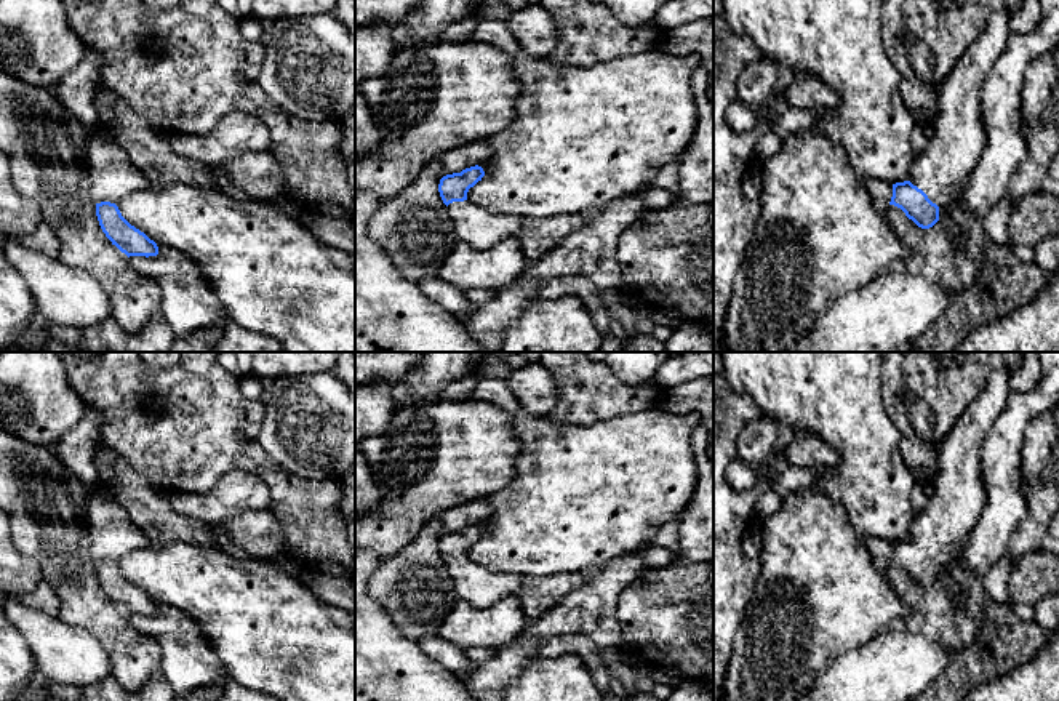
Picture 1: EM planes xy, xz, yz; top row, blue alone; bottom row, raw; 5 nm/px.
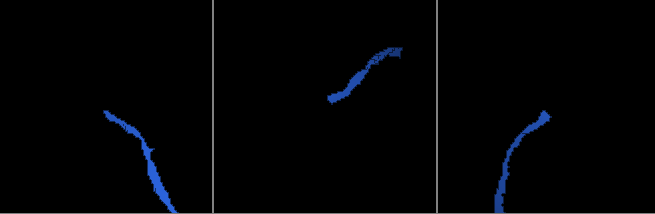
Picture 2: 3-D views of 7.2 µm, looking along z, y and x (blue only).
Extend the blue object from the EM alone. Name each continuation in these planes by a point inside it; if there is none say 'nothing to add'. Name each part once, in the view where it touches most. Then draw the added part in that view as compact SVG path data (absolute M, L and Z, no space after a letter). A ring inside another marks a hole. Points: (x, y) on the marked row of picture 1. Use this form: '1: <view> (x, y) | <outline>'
1: yz (951, 156) | M993 13L982 34L934 86L934 134L910 166L910 182L939 208L947 206L971 176L984 147L981 99L985 78L1009 42L1009 13Z

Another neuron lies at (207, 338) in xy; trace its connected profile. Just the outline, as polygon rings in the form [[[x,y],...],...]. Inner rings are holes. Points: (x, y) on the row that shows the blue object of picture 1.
[[[224,323],[202,326],[182,339],[176,339],[168,352],[216,352]]]

